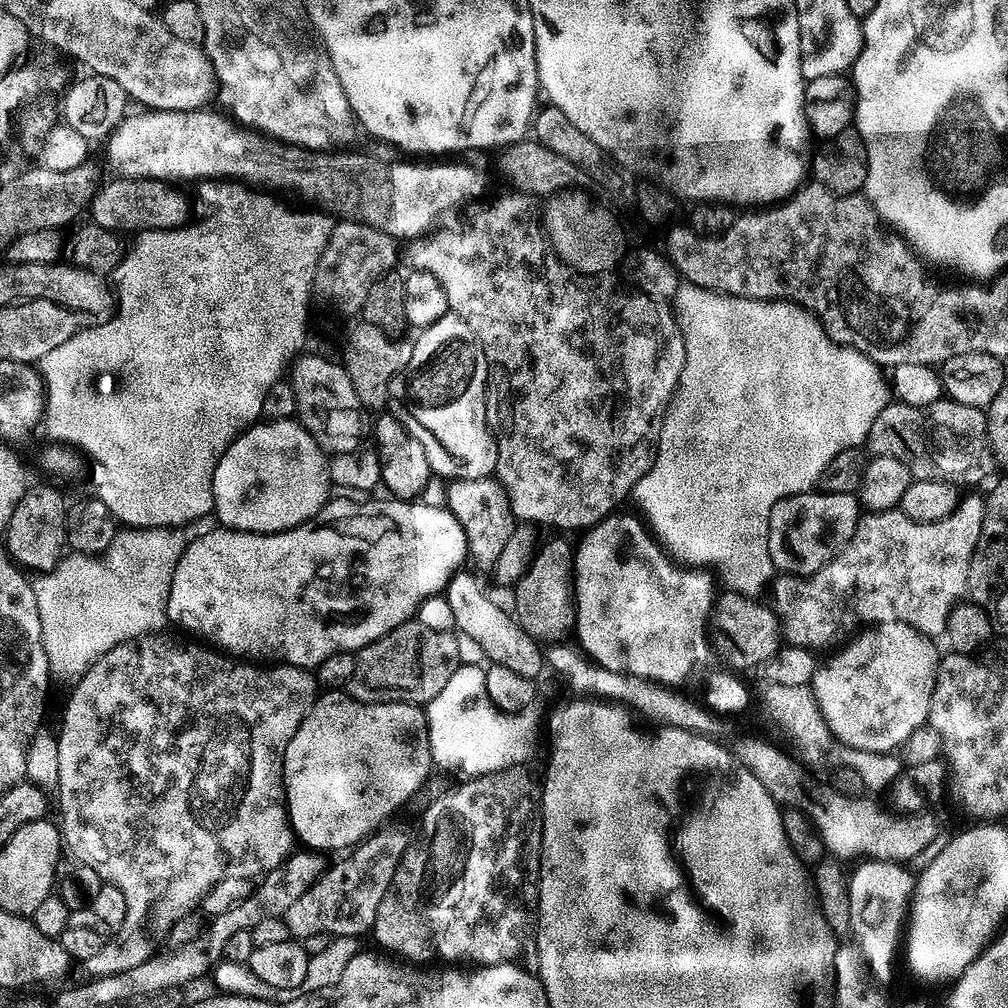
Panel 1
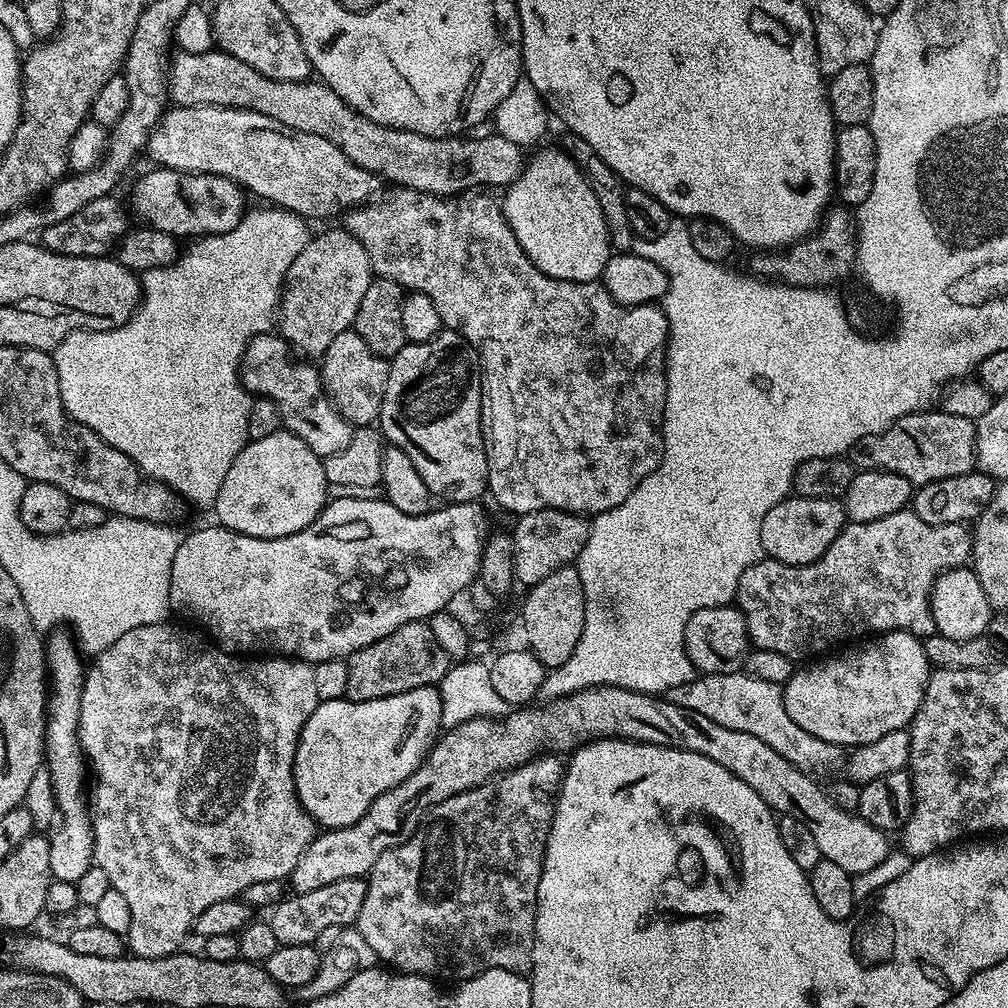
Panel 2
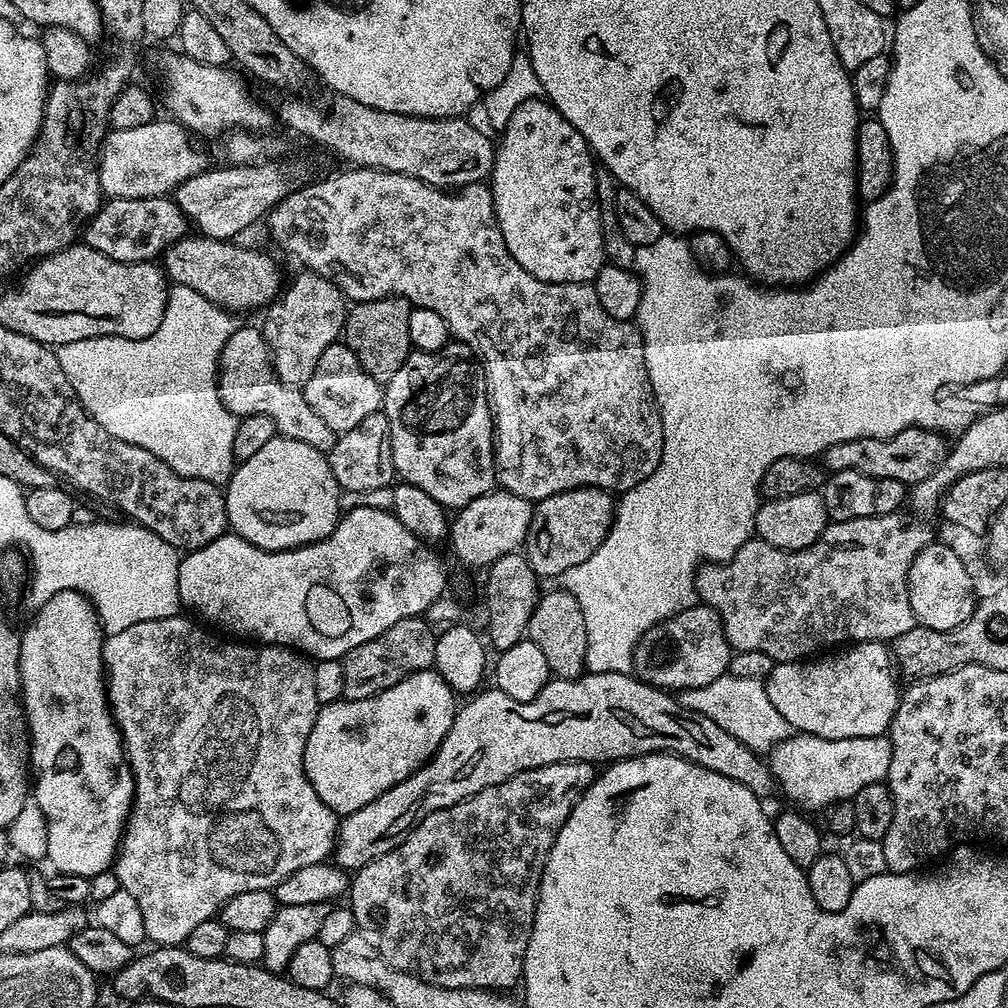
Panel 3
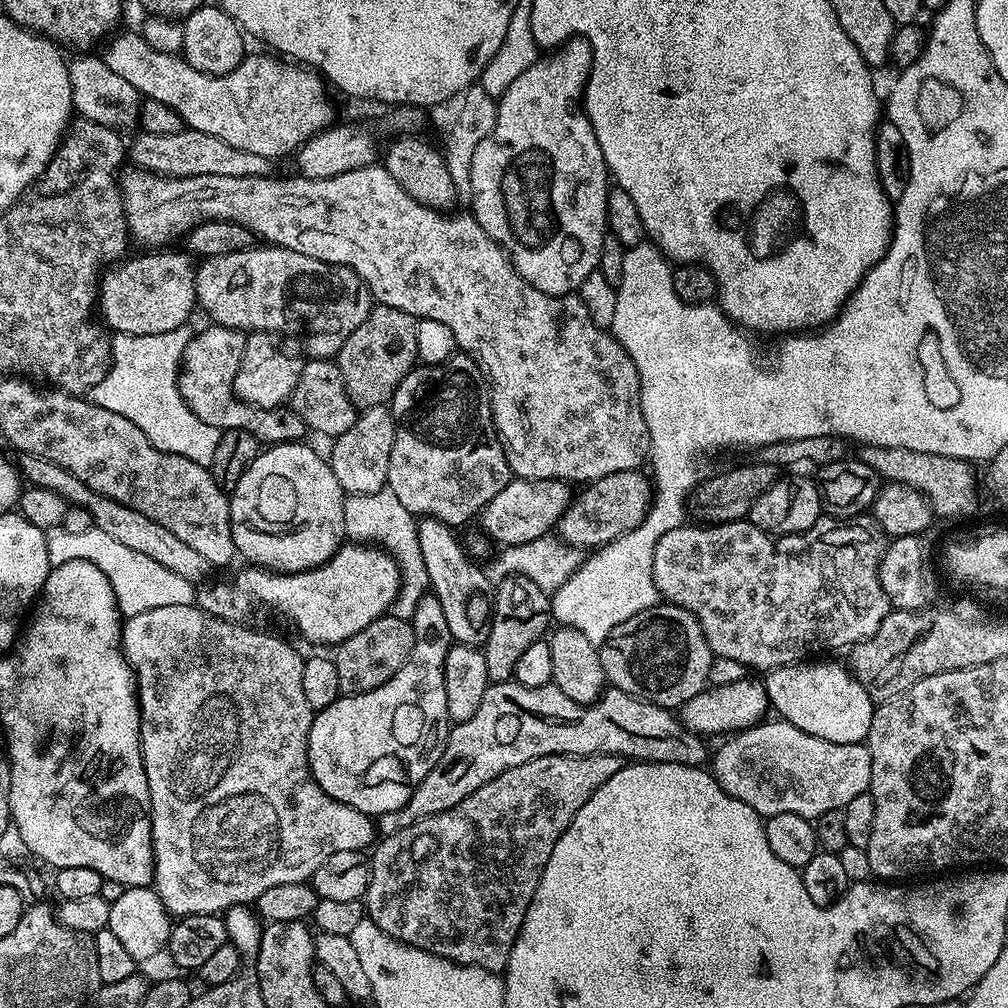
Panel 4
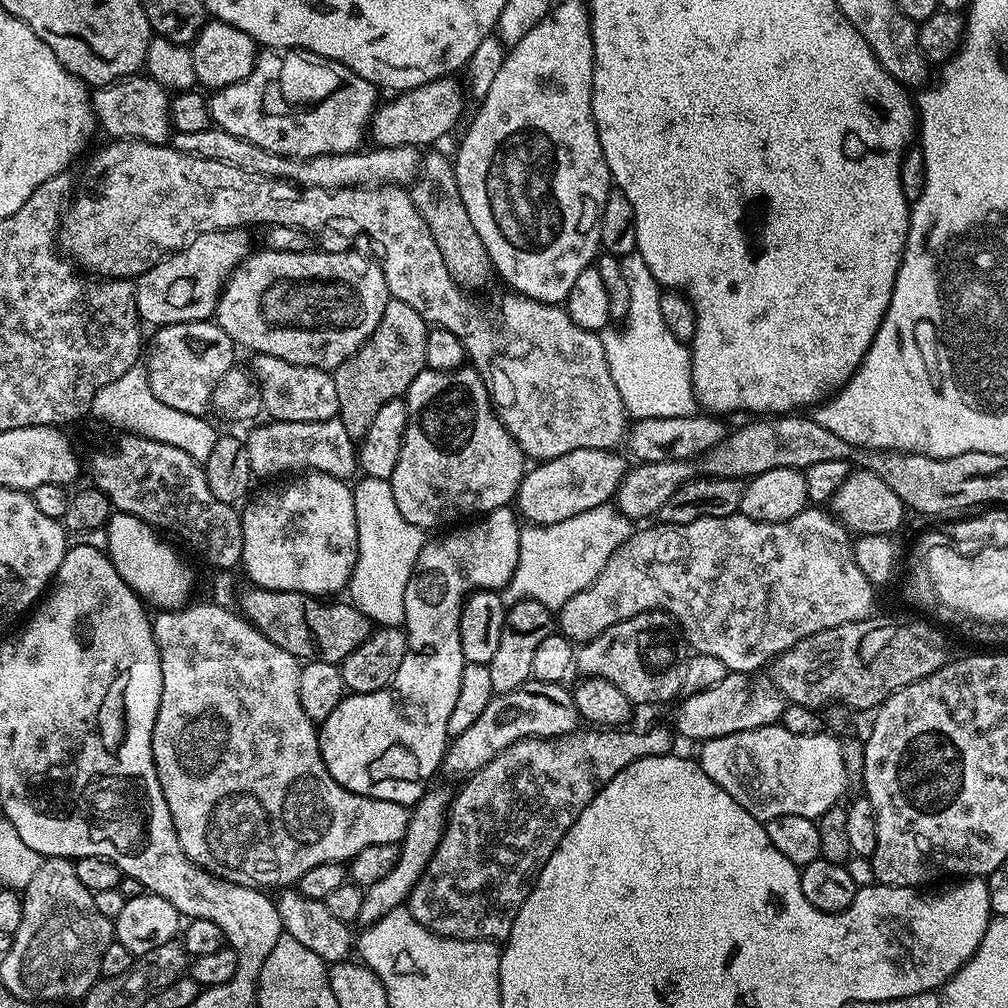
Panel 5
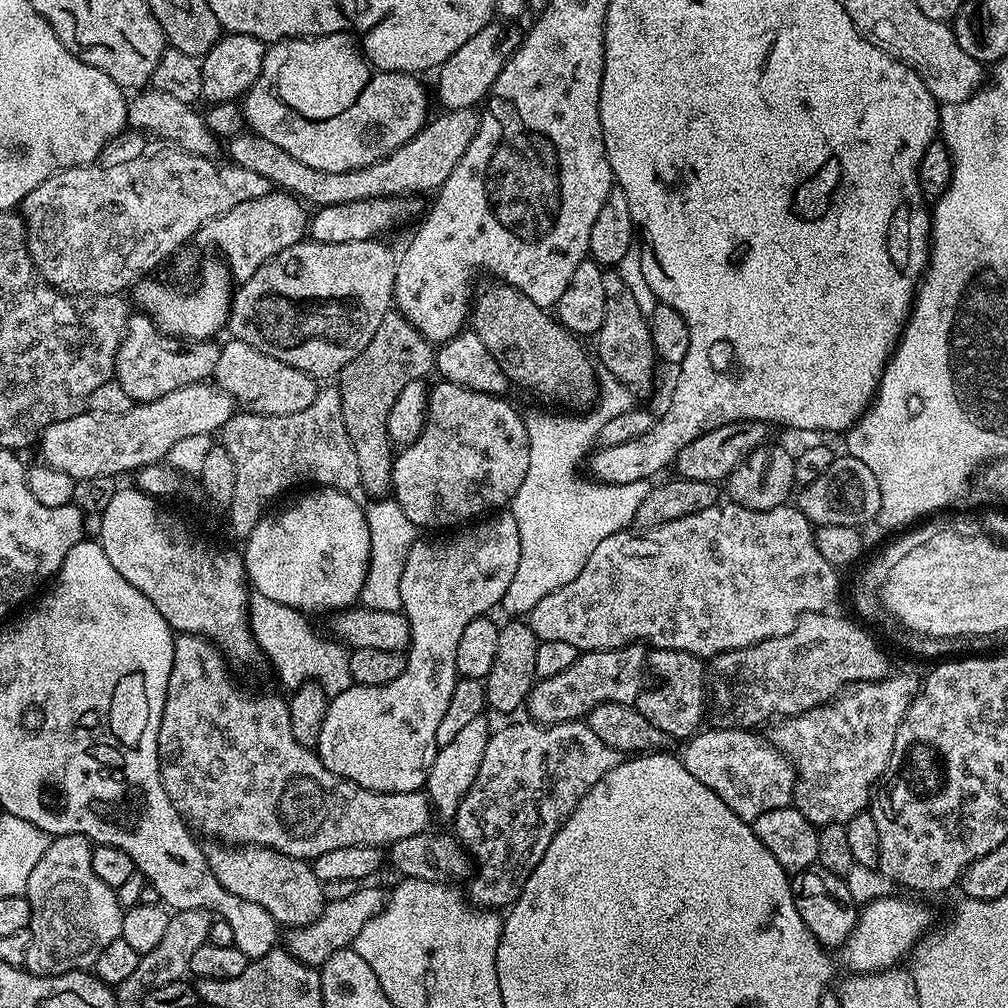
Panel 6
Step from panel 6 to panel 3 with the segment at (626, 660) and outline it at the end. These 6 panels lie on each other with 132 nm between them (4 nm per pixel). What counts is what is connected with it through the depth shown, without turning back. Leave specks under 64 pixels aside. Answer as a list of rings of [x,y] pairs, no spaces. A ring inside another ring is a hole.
[[[700,602],[694,608],[679,612],[671,620],[664,620],[646,630],[646,634],[636,643],[632,666],[635,675],[645,684],[665,690],[683,690],[706,686],[725,675],[733,655],[734,650],[728,644],[720,615]]]

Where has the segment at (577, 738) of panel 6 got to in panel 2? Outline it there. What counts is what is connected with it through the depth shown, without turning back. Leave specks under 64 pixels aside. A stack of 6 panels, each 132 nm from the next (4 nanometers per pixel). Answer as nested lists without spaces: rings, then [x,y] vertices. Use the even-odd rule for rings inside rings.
[[[541,754],[534,760],[527,760],[519,768],[503,773],[499,779],[490,779],[485,784],[479,784],[477,788],[446,798],[446,802],[435,804],[428,809],[427,816],[420,821],[420,825],[417,826],[410,839],[396,848],[387,848],[372,863],[372,870],[366,877],[368,881],[366,898],[362,898],[362,910],[358,910],[354,927],[362,934],[362,938],[366,938],[366,946],[370,946],[372,955],[377,961],[391,966],[397,972],[413,972],[419,976],[435,978],[440,982],[443,980],[465,981],[491,968],[501,968],[521,974],[531,973],[532,947],[536,937],[538,882],[542,878],[544,851],[556,809],[556,793],[560,790],[560,783],[564,781],[565,767],[565,761],[559,755]]]

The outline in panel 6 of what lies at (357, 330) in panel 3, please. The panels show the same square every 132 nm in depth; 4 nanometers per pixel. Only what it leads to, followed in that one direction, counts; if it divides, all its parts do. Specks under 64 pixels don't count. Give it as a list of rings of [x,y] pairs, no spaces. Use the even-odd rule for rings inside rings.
[[[390,310],[378,330],[374,330],[374,338],[366,342],[364,349],[339,374],[342,422],[358,457],[360,488],[368,491],[369,497],[387,497],[392,486],[394,445],[388,437],[390,406],[402,394],[406,382],[424,380],[433,368],[433,345],[399,310]]]

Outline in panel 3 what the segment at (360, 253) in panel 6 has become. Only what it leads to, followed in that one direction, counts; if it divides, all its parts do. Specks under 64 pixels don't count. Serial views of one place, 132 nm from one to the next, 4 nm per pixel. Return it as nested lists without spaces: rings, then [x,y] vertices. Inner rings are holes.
[[[199,234],[183,236],[171,244],[163,254],[162,271],[172,284],[190,286],[190,290],[198,290],[202,298],[236,314],[248,312],[251,308],[263,309],[276,299],[282,288],[280,268],[266,253]]]

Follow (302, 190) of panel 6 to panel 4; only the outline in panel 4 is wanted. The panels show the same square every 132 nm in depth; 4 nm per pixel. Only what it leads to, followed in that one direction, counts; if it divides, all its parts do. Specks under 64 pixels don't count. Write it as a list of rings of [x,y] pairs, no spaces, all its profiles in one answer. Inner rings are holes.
[[[181,130],[174,134],[140,134],[130,144],[130,156],[139,167],[158,172],[162,176],[201,176],[202,174],[226,174],[227,176],[266,176],[269,175],[269,157],[250,154],[246,150],[238,150],[222,138],[210,134]]]

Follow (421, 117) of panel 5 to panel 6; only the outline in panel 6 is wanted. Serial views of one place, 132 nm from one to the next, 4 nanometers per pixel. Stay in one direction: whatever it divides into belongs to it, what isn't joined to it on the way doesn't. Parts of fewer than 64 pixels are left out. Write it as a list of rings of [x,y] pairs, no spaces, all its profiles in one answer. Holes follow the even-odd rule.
[[[493,22],[482,26],[474,38],[468,39],[463,46],[458,46],[450,58],[440,65],[438,75],[440,81],[436,84],[436,92],[445,105],[445,109],[477,107],[476,103],[483,101],[492,91],[492,83],[496,76],[506,66],[506,62],[516,53],[522,39],[522,28],[516,22]]]

